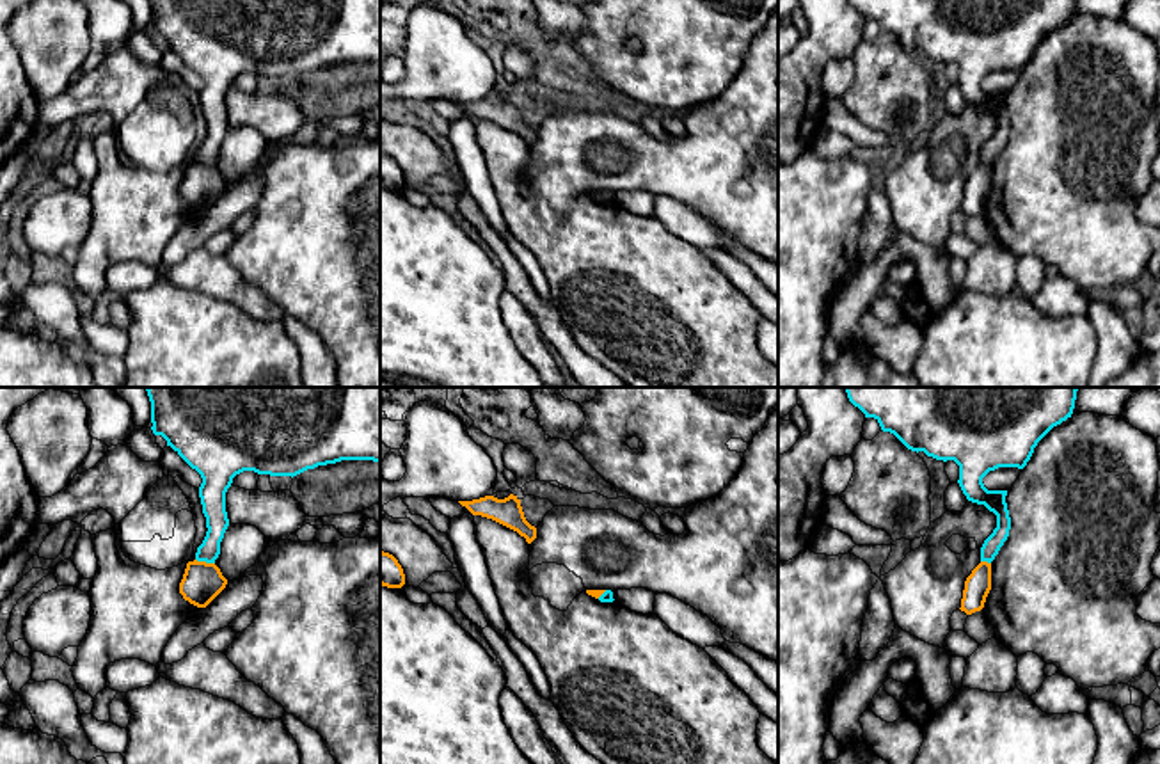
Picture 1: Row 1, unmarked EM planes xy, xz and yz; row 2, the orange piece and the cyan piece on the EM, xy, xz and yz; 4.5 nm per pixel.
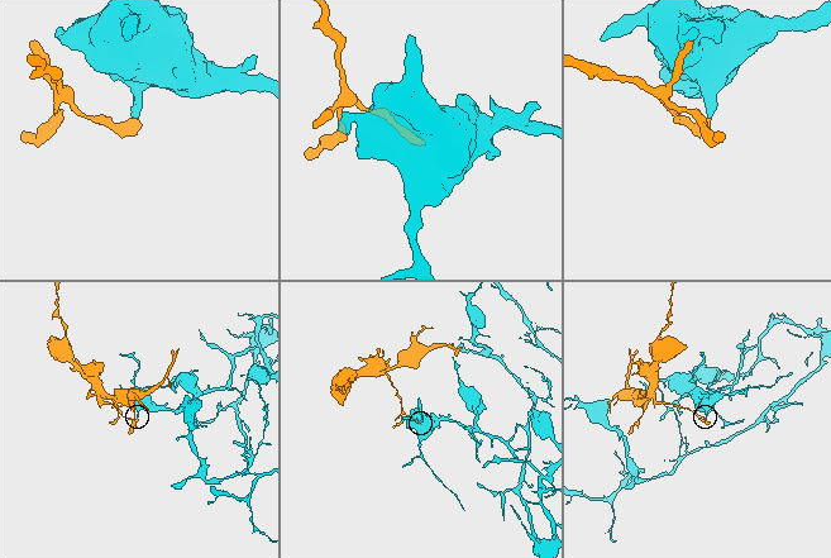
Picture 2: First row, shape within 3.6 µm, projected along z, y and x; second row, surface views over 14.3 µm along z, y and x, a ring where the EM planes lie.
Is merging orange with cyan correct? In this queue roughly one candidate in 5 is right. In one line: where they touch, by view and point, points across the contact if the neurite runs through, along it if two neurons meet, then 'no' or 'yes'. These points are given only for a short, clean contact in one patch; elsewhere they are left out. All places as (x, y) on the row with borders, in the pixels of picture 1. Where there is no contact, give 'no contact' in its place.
meets orange in xy at (205, 562); border along xy (196, 558), (214, 564); no

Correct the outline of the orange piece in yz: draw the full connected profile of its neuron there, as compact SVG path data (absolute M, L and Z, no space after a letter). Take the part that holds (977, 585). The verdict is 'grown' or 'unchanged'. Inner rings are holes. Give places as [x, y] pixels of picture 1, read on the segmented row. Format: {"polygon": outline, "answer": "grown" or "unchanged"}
{"polygon": "M981 561L965 581L961 611L972 615L984 608L986 597L991 590L991 563Z", "answer": "unchanged"}

